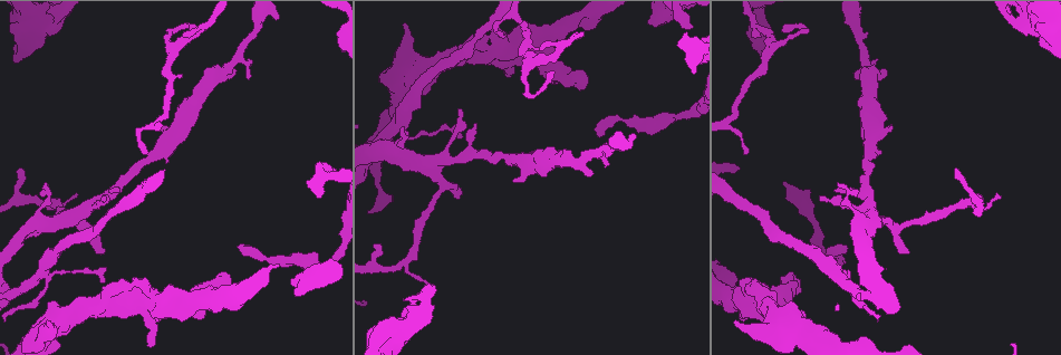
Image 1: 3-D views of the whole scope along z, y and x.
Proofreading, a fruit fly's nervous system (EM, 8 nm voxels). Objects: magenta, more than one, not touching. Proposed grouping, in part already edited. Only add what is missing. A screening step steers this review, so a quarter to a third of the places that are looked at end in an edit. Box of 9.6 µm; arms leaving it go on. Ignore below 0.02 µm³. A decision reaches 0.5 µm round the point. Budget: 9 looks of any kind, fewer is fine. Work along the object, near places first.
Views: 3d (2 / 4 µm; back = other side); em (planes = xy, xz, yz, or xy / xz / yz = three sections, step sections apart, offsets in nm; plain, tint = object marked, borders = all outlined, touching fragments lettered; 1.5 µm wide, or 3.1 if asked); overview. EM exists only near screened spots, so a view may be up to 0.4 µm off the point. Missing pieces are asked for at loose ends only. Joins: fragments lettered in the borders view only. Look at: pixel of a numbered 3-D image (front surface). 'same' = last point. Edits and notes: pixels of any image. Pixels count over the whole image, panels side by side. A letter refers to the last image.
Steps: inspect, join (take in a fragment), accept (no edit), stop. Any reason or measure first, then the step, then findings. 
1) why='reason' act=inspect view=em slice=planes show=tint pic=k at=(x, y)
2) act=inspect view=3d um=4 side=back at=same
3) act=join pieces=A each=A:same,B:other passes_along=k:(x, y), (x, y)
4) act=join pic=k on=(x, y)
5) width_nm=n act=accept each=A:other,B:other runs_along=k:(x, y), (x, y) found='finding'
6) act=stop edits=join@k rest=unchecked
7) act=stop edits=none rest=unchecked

why='free end' act=inspect view=3d um=2 pic=1 at=(456, 197)

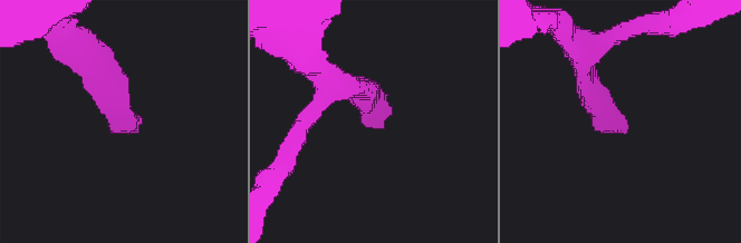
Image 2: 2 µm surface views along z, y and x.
why='need the tissue' act=inspect view=em slice=xz step=8 show=tint pic=2 at=(128, 129)

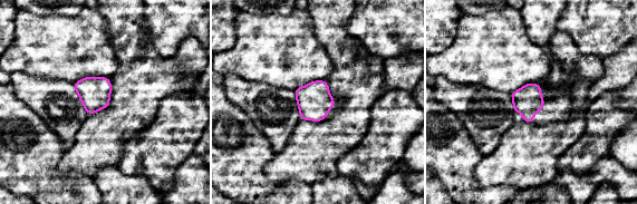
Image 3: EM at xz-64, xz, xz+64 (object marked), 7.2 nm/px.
act=inspect view=em slice=xz step=8 show=borders at=same

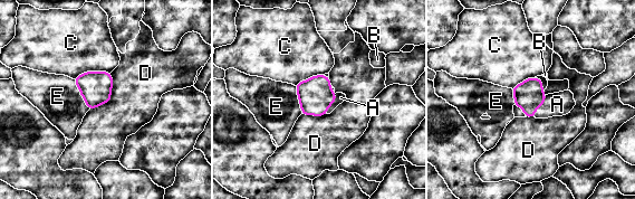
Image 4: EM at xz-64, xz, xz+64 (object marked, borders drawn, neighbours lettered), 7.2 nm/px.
width_nm=190 act=join pieces=A each=A:same,B:other,C:other,D:other,E:other passes_along=4:(528, 95), (539, 106), (557, 104) found='it goes on there'

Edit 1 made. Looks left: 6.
why='redraw' act=inspect view=overview

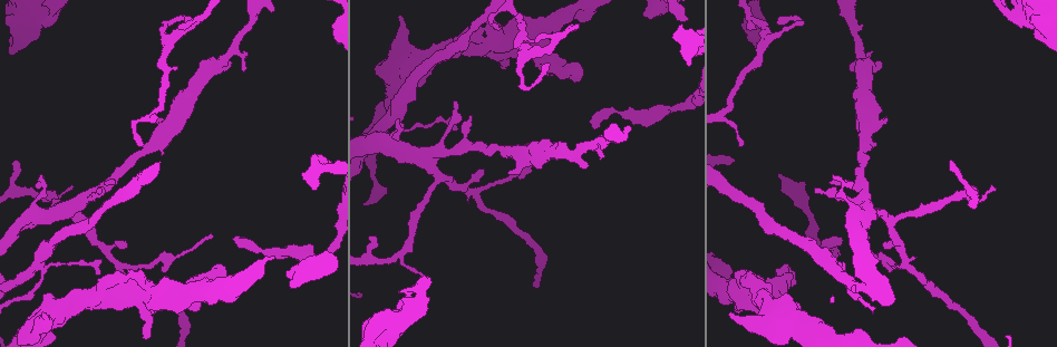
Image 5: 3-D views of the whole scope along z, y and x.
why='free end' act=inspect view=3d um=4 pic=5 at=(885, 118)

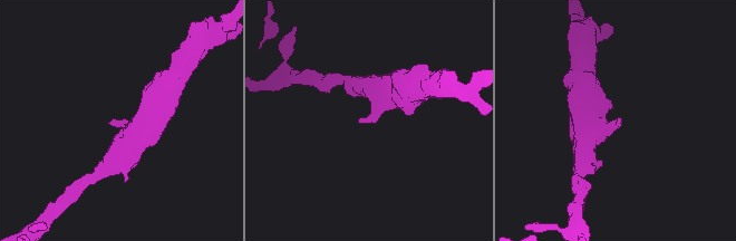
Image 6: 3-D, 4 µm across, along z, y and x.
act=inspect view=em slice=planes show=borders pic=6 at=(109, 123)

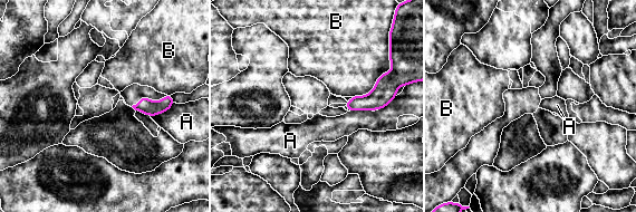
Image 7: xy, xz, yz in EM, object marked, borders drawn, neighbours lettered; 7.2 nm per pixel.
act=accept each=A:other,B:other runs_along=7:(406, 71), (374, 100), (349, 106) found='none of them fits'

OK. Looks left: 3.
why='free end' act=inspect view=em slice=planes show=borders pic=5 at=(232, 63)

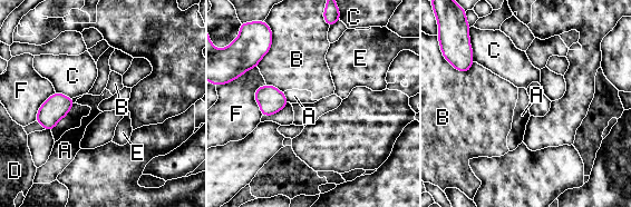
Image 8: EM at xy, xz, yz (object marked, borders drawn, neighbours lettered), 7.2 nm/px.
act=accept each=A:other,B:other,C:other,D:other,E:other,F:other border=8:(282, 92), (288, 101) found='none of them fits'

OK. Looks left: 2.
why='an open end' act=inspect view=em slice=planes show=borders pic=5 at=(630, 127)

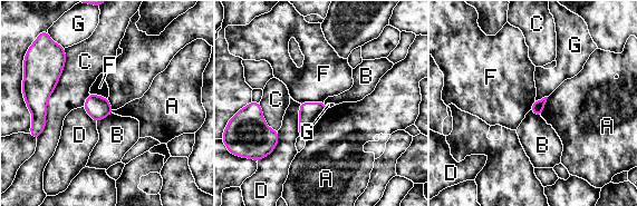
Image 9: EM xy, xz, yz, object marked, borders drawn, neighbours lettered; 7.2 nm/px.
act=accept each=A:other,B:other,C:other,D:other,F:other,G:other border=9:(547, 96), (536, 101) found='none of them fits'

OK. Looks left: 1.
act=stop edits=join@4 rest=unchecked

